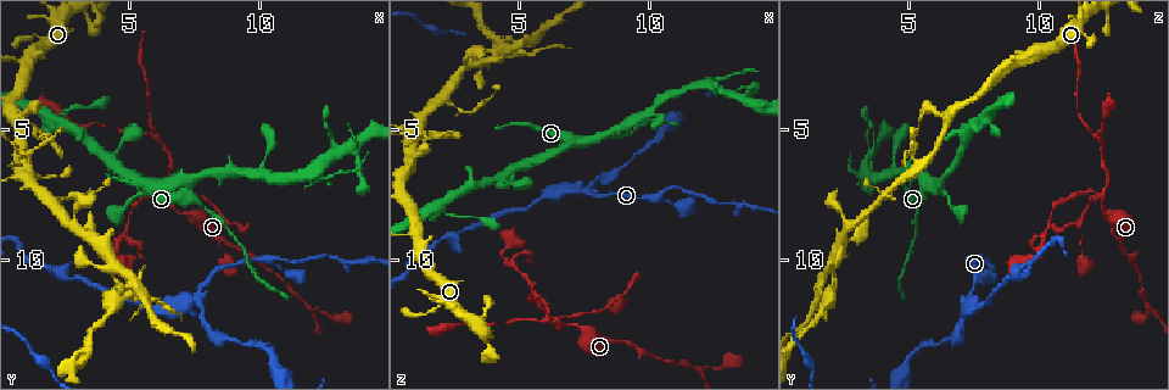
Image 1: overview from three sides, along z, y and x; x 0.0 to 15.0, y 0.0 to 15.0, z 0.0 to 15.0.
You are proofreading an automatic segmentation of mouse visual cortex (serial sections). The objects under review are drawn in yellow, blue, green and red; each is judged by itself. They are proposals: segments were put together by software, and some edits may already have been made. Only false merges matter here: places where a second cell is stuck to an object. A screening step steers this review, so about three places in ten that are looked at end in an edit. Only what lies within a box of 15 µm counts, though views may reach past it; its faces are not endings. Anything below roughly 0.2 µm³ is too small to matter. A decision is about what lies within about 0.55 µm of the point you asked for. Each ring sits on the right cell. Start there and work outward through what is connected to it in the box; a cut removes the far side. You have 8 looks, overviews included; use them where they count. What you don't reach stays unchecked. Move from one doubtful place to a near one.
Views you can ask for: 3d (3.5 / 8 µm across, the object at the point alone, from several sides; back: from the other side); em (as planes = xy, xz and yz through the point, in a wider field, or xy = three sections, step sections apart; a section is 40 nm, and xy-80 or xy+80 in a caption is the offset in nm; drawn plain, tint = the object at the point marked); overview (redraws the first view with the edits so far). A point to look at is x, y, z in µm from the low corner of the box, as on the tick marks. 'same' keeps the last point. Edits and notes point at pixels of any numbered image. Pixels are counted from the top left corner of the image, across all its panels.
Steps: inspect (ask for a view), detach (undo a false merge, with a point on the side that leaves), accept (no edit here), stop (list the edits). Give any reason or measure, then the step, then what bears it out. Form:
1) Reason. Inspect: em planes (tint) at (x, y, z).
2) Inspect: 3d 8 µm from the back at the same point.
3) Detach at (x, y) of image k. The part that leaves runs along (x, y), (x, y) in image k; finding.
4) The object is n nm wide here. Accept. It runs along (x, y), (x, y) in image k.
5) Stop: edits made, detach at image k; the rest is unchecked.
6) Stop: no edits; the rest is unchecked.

Three arms meet. Inspect: 3d 3.5 µm from the back at (7.6, 11.6, 7.4).

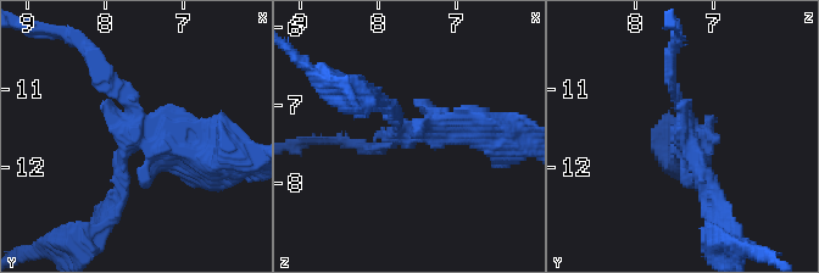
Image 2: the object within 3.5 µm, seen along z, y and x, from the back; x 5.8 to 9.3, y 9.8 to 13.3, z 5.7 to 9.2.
Inspect: em xy step 2 (tint) at (7.55, 11.55, 7.30).

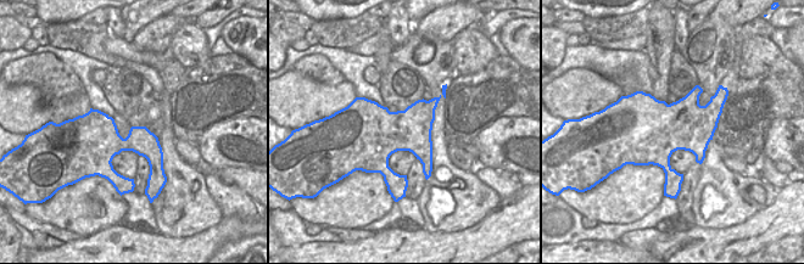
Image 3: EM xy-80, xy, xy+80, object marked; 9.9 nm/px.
Detach at (224, 170) of image 2. The part that leaves runs along (143, 139), (206, 157), (255, 157) in image 2; a second cell is stuck on.

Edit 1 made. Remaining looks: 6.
A narrow waist. Inspect: 3d 3.5 µm at (6.6, 7.7, 12.5).

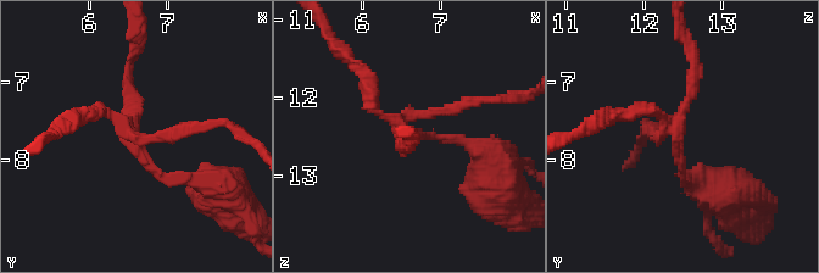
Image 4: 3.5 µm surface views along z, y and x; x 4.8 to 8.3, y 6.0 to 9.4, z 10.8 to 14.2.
Detach at (371, 96) of image 4. The part that leaves runs along (397, 123), (372, 105), (365, 73), (327, 37) in image 4; a second cell is stuck on.

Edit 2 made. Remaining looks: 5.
See it whole again. Inspect: overview.

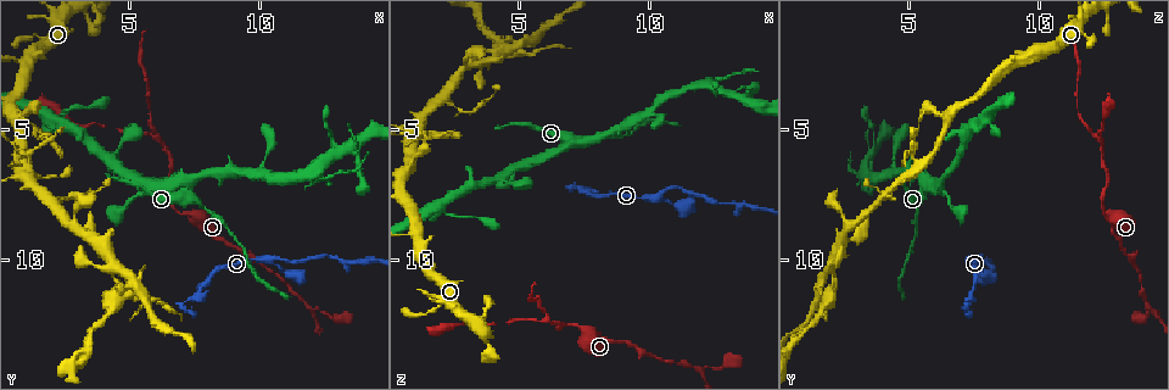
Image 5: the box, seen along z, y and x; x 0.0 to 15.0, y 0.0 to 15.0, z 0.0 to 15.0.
Side arm on a straight run. Inspect: 3d 3.5 µm from the back at (4.3, 10.2, 2.0).

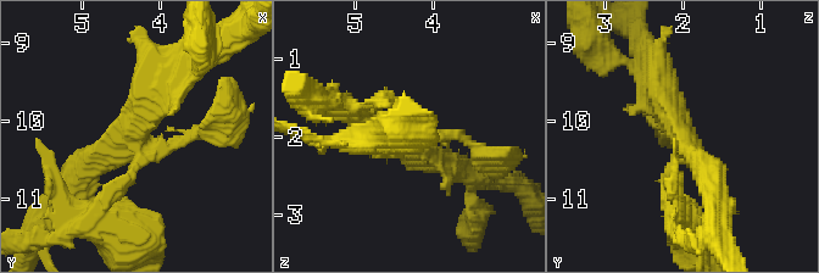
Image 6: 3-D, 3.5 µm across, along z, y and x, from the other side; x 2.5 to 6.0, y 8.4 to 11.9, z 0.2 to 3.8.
Inspect: em xy step 1 (tint) at (4.30, 10.15, 2.05).

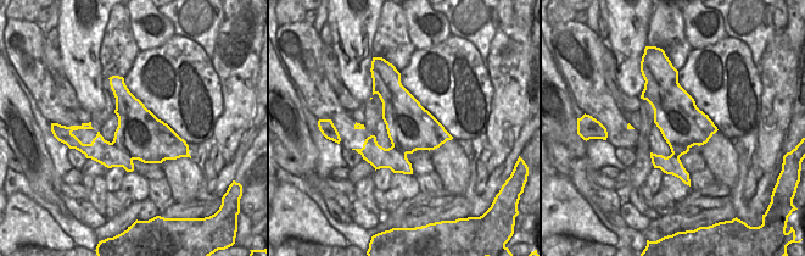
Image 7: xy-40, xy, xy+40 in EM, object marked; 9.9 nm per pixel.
Inspect: em xy step 3 (tint) at the same point.

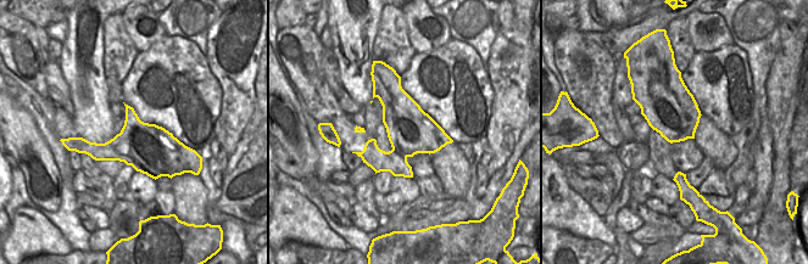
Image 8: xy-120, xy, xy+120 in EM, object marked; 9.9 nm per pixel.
The object is 460 nm wide here. Detach at (683, 249) of image 6. The part that leaves runs along (678, 159), (664, 200), (690, 245) in image 6; a second cell is stuck on.

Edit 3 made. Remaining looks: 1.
Stop: edits made, detach at image 2, detach at image 4, detach at image 6; the rest is unchecked.

